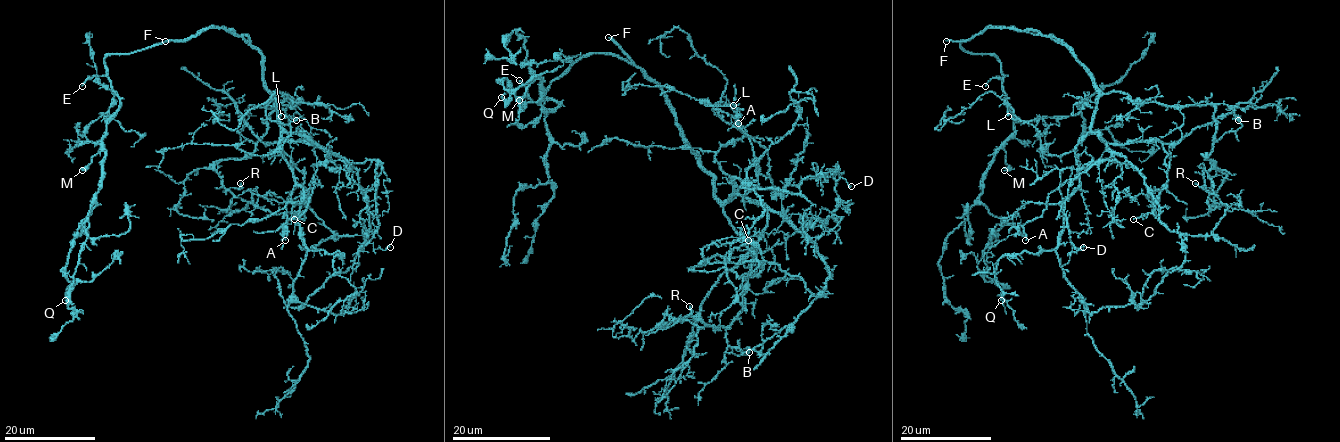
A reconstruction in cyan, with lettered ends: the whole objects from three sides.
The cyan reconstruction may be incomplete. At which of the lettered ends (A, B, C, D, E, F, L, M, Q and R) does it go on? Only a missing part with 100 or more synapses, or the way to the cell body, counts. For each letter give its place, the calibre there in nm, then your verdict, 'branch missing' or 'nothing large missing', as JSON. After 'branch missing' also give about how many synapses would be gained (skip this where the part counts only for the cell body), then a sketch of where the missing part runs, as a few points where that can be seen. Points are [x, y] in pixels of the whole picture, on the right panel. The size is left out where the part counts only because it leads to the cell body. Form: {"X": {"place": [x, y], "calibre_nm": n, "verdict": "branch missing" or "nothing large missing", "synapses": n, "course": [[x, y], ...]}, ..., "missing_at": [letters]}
{"A": {"place": [1025, 240], "calibre_nm": 180, "verdict": "nothing large missing"}, "B": {"place": [1238, 120], "calibre_nm": 180, "verdict": "nothing large missing"}, "C": {"place": [1133, 219], "calibre_nm": 140, "verdict": "nothing large missing"}, "D": {"place": [1083, 247], "calibre_nm": 140, "verdict": "nothing large missing"}, "E": {"place": [985, 86], "calibre_nm": 160, "verdict": "nothing large missing"}, "F": {"place": [946, 41], "calibre_nm": 220, "verdict": "branch missing", "course": [[946, 41], [918, 45], [901, 29], [898, 11]]}, "L": {"place": [1008, 116], "calibre_nm": 160, "verdict": "nothing large missing"}, "M": {"place": [1004, 170], "calibre_nm": 110, "verdict": "nothing large missing"}, "Q": {"place": [1001, 300], "calibre_nm": 120, "verdict": "nothing large missing"}, "R": {"place": [1195, 183], "calibre_nm": 160, "verdict": "nothing large missing"}, "missing_at": ["F"]}

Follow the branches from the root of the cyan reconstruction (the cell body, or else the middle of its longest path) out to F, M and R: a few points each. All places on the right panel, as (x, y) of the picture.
F: (1047, 36), (1010, 28), (985, 28), (969, 39), (946, 41)
M: (1047, 36), (985, 28), (960, 43), (1000, 63), (1014, 125), (1004, 170)
R: (1047, 36), (1103, 93), (1211, 104), (1212, 165), (1206, 188), (1195, 183)

